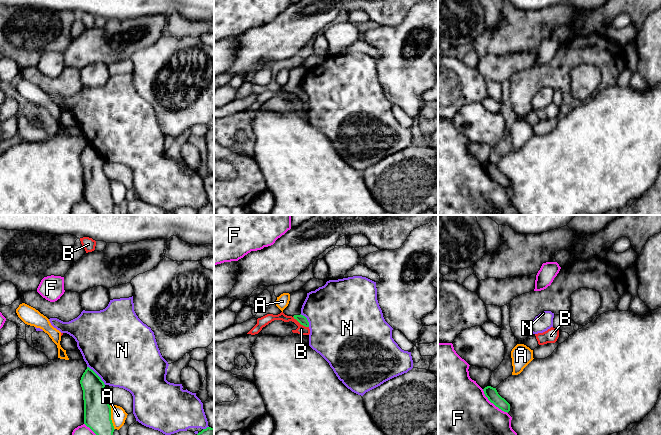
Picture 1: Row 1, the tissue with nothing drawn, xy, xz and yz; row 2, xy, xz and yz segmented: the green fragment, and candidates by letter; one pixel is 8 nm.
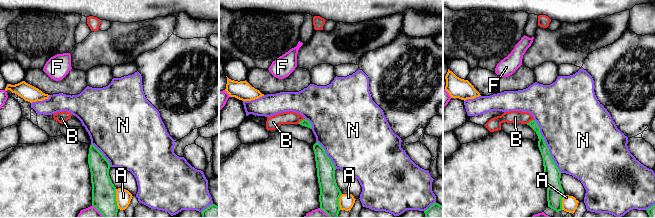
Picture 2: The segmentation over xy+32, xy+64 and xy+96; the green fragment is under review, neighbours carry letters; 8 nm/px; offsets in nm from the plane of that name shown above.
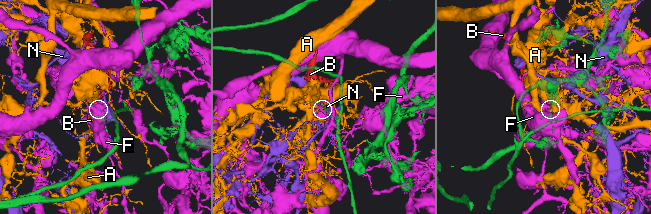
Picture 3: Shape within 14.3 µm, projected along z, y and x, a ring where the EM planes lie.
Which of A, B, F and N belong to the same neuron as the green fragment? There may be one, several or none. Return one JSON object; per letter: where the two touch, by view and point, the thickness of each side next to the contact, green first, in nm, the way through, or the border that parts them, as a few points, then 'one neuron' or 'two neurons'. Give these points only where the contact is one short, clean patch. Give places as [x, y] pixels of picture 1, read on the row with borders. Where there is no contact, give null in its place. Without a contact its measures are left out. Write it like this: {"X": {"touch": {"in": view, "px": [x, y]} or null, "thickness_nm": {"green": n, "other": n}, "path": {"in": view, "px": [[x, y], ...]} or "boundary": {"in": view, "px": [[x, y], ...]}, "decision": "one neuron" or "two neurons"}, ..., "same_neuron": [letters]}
{"A": {"touch": {"in": "xy", "px": [110, 417]}, "thickness_nm": {"green": 220, "other": 130}, "decision": "two neurons"}, "B": {"touch": {"in": "xz", "px": [301, 324]}, "thickness_nm": {"green": 70, "other": 70}, "boundary": {"in": "xz", "px": [[293, 316], [301, 324], [308, 327]]}, "decision": "two neurons"}, "F": {"touch": {"in": "yz", "px": [493, 403]}, "thickness_nm": {"green": 100, "other": 420}, "decision": "two neurons"}, "N": {"touch": {"in": "xy", "px": [97, 375]}, "thickness_nm": {"green": 190, "other": 500}, "decision": "two neurons"}, "same_neuron": []}

